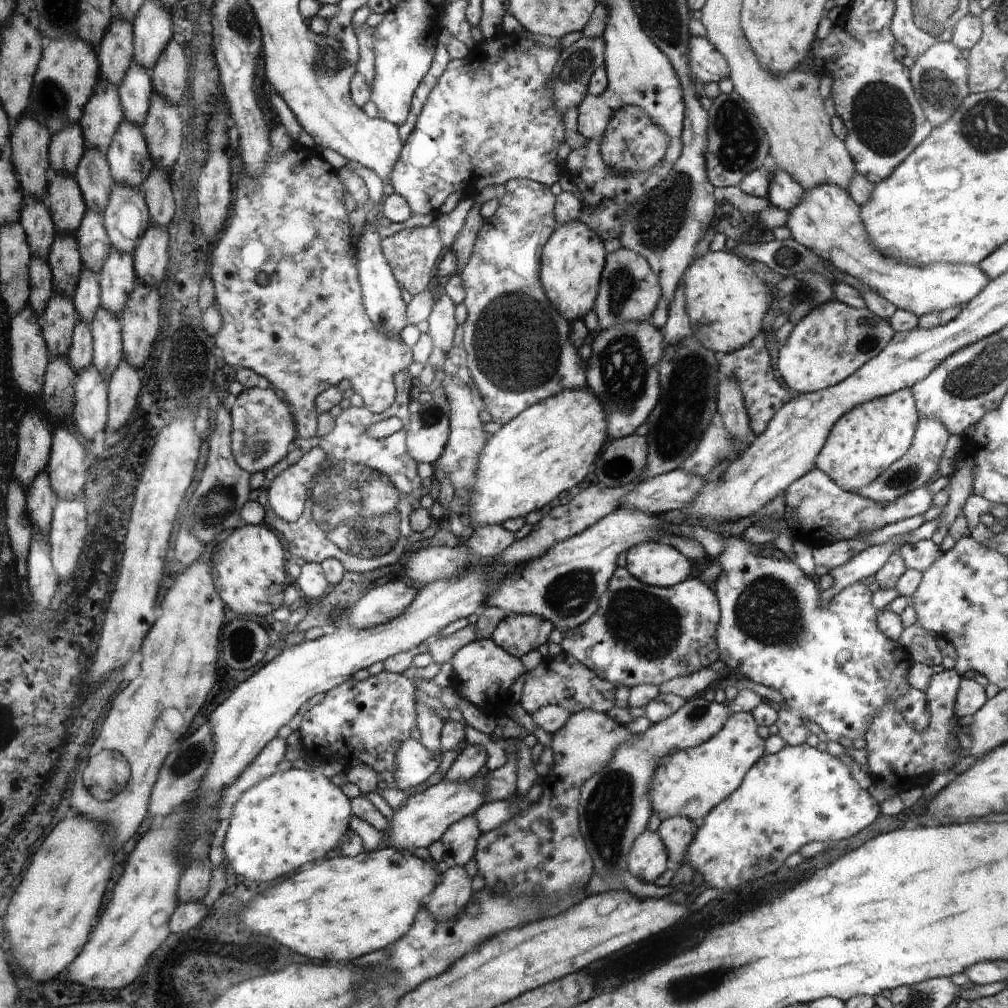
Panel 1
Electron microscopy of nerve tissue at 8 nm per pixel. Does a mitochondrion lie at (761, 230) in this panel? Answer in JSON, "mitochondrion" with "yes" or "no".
{"mitochondrion":"no"}

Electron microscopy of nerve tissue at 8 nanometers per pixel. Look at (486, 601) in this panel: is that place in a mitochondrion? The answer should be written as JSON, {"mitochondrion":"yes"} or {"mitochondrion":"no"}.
{"mitochondrion":"no"}

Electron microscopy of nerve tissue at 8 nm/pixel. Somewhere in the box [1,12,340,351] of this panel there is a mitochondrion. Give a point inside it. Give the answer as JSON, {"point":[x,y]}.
{"point":[52,99]}

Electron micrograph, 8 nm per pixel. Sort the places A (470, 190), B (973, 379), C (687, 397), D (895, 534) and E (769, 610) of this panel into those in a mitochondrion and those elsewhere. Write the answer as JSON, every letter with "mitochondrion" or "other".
{"A":"other","B":"mitochondrion","C":"mitochondrion","D":"other","E":"mitochondrion"}

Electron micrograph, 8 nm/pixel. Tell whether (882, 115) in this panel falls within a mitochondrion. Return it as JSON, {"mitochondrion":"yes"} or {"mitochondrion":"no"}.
{"mitochondrion":"yes"}

